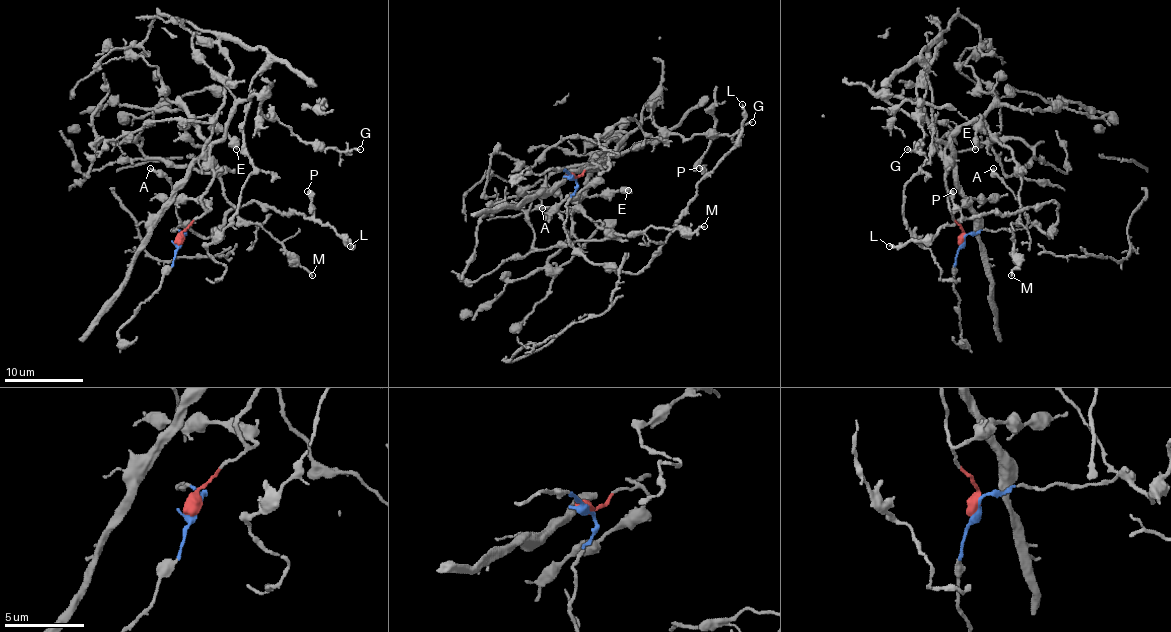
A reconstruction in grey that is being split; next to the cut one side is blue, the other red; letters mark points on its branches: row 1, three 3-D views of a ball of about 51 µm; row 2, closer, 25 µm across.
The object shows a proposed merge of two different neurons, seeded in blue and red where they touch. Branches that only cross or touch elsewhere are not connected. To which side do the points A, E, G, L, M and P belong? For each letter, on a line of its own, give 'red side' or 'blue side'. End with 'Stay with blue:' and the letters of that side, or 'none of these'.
A: blue side
E: red side
G: red side
L: blue side
M: red side
P: blue side
Stay with blue: A, L, P

